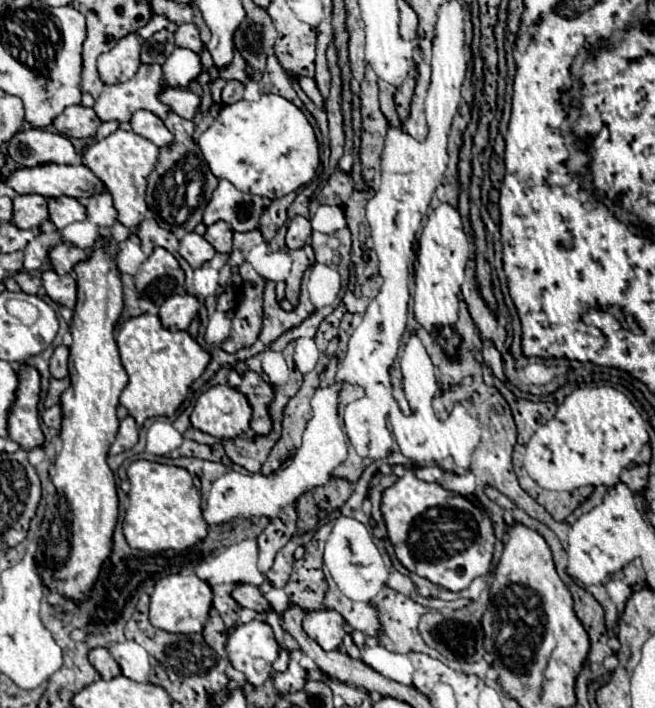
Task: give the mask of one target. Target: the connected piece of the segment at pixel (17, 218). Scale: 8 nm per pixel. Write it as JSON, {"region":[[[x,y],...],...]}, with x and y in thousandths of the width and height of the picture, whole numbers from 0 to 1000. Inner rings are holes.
{"region":[[[26,275],[20,281],[20,315],[29,323],[60,321],[69,309],[75,309],[75,301],[66,275]]]}

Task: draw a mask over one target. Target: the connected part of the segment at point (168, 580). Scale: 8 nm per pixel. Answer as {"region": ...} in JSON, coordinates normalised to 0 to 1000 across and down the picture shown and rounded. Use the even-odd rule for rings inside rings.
{"region":[[[298,809],[258,812],[240,821],[237,826],[237,835],[231,840],[231,855],[227,855],[227,877],[231,883],[255,894],[307,894],[319,871],[322,849],[325,849],[322,829],[313,821],[307,821]]]}

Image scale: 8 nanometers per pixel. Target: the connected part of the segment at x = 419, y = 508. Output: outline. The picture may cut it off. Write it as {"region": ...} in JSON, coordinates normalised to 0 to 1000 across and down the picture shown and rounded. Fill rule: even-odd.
{"region":[[[621,662],[615,674],[609,674],[597,688],[585,694],[585,708],[582,708],[582,722],[585,733],[594,750],[594,764],[603,773],[606,790],[634,809],[655,818],[658,823],[679,829],[685,835],[707,835],[719,826],[719,821],[731,812],[740,812],[747,806],[747,795],[753,787],[753,767],[756,767],[756,753],[753,753],[753,739],[744,730],[740,719],[725,716],[716,705],[707,699],[685,694],[673,688],[670,682],[652,682],[637,677],[631,662]]]}

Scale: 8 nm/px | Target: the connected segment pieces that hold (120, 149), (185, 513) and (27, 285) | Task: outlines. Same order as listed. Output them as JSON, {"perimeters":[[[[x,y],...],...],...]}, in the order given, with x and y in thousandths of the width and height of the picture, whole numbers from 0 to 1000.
{"perimeters":[[[[173,185],[166,194],[157,199],[145,202],[133,216],[130,216],[130,233],[160,258],[163,270],[173,278],[176,295],[182,298],[182,312],[194,321],[203,323],[221,309],[224,301],[224,287],[221,287],[221,267],[224,267],[224,250],[237,239],[243,222],[243,208],[224,199],[221,194],[212,194],[203,185]]],[[[212,648],[197,657],[194,674],[200,691],[188,753],[203,775],[279,778],[316,758],[316,736],[307,727],[307,702],[285,662]]],[[[41,383],[23,386],[20,394],[29,400],[29,405],[32,405],[38,414],[47,414],[47,417],[56,417],[56,408],[63,405],[63,394],[60,394],[56,388],[41,386]]]]}

